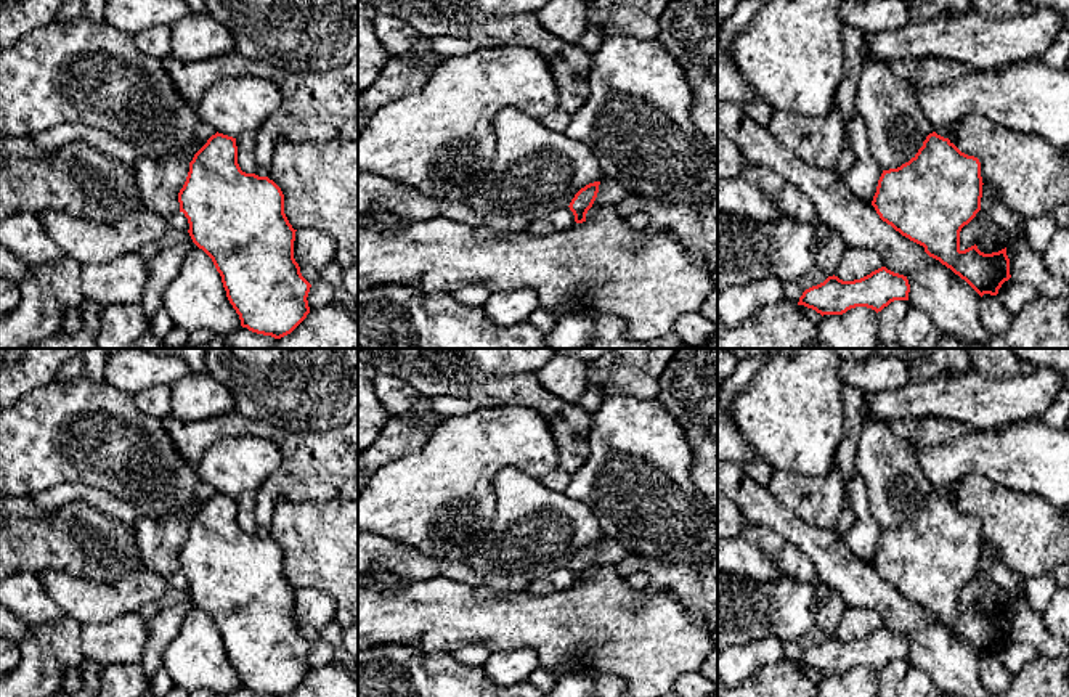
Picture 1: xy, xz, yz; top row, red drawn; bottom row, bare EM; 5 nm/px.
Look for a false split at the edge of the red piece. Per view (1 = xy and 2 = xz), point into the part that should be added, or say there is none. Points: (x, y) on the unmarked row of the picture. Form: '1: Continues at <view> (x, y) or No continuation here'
1: No continuation here
2: No continuation here

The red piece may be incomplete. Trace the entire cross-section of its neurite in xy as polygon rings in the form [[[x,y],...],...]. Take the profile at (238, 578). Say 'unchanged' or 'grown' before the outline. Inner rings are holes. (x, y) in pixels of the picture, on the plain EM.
unchanged; [[[215,493],[194,514],[183,548],[178,552],[180,572],[189,583],[193,602],[202,609],[213,622],[222,636],[226,657],[241,686],[252,692],[284,697],[291,694],[310,673],[308,652],[311,644],[302,636],[294,618],[295,591],[284,573],[284,554],[268,536],[246,533],[238,524],[236,498]]]

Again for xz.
unchanged; [[[594,541],[581,548],[570,562],[570,570],[575,575],[576,583],[586,581],[586,573],[592,567],[600,541]]]

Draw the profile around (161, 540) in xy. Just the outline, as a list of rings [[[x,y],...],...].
[[[201,482],[194,496],[194,507],[181,514],[170,514],[164,519],[138,516],[135,530],[141,551],[143,569],[167,577],[180,570],[178,552],[183,548],[189,522],[194,514],[215,495],[217,490]]]

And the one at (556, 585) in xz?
[[[570,567],[554,570],[547,578],[533,581],[526,591],[533,596],[546,596],[552,594],[554,591],[565,591],[570,589],[575,581],[575,575]]]

